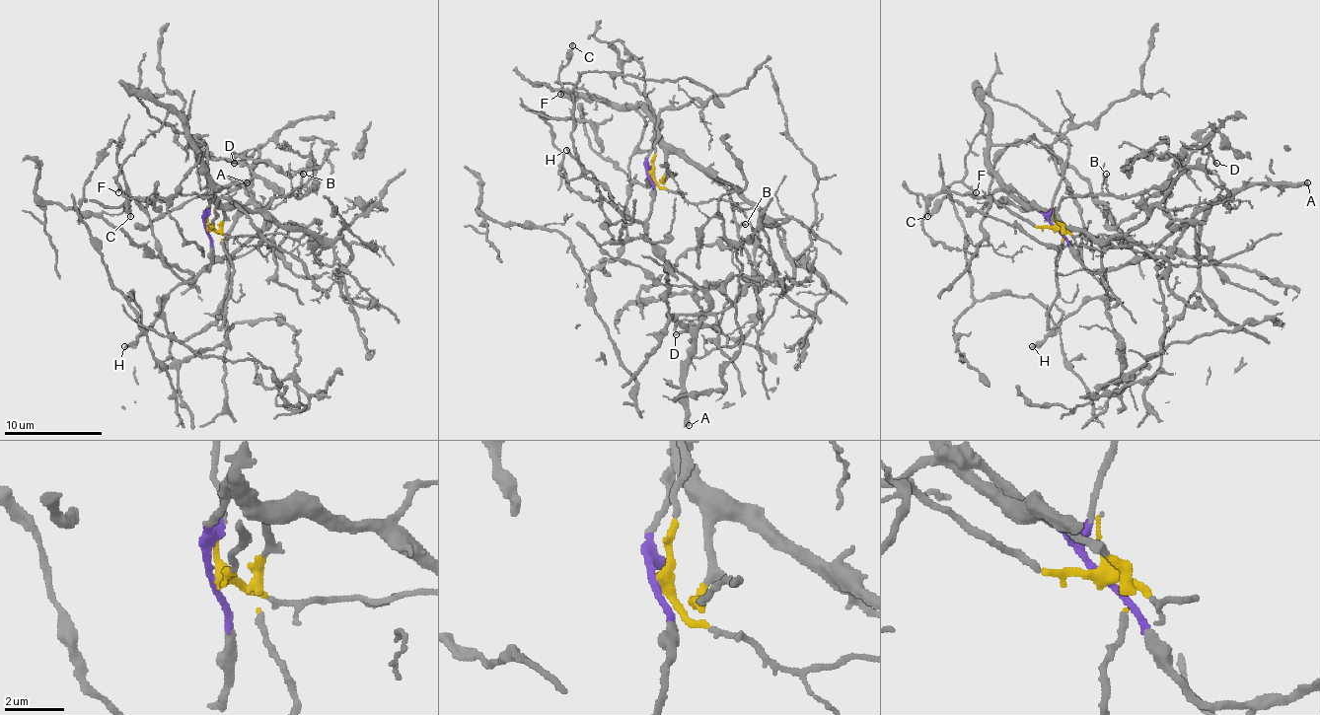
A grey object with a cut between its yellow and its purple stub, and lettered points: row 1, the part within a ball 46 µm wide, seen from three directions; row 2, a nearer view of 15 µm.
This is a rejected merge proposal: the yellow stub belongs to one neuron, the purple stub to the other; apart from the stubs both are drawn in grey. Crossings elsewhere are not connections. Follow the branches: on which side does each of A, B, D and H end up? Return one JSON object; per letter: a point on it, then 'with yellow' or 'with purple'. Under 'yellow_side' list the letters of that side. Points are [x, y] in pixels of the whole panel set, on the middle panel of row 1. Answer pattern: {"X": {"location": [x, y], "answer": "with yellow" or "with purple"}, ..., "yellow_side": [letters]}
{"A": {"location": [689, 425], "answer": "with purple"}, "B": {"location": [745, 224], "answer": "with yellow"}, "D": {"location": [676, 334], "answer": "with purple"}, "H": {"location": [566, 150], "answer": "with purple"}, "yellow_side": ["B"]}

